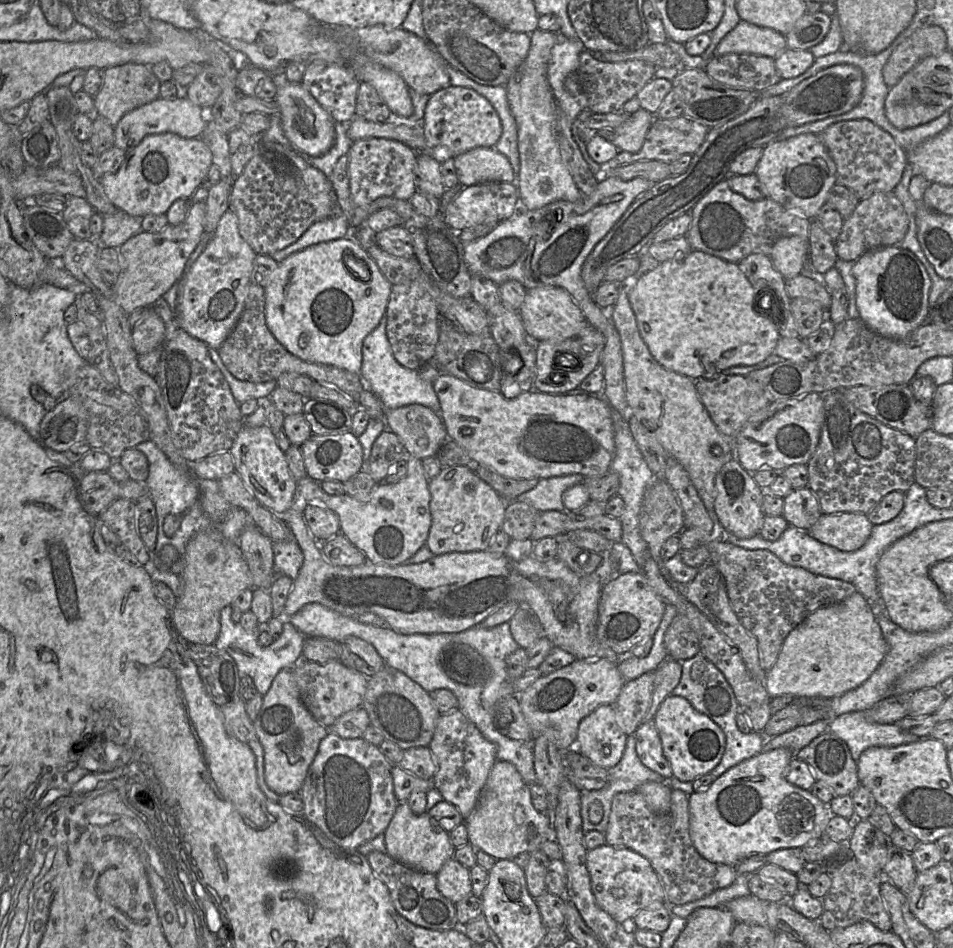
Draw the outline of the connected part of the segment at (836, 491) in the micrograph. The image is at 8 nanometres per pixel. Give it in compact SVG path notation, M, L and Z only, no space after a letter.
M841 390L830 391L823 395L823 399L824 421L820 441L807 464L808 487L818 498L822 513L853 512L867 515L887 494L893 491L906 493L915 482L916 439L860 411L845 398Z

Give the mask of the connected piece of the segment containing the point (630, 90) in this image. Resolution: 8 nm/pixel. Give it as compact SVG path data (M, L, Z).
M584 48L579 54L577 70L577 79L582 91L582 103L585 108L596 114L623 112L623 105L635 97L654 78L657 69L643 60L602 62L595 59L592 53Z

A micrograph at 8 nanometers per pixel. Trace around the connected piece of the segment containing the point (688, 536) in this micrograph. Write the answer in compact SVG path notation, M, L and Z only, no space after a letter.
M685 528L679 540L681 550L707 546L709 563L723 576L735 614L757 640L760 664L765 671L776 662L787 635L809 614L822 606L843 601L856 592L849 582L790 566L769 550L747 550L722 539L719 534L707 533L699 528Z

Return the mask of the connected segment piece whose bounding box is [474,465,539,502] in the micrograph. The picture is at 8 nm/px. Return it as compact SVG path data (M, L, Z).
M474 465L474 471L507 502L515 501L521 494L532 490L539 481L538 479L509 479L482 465Z

